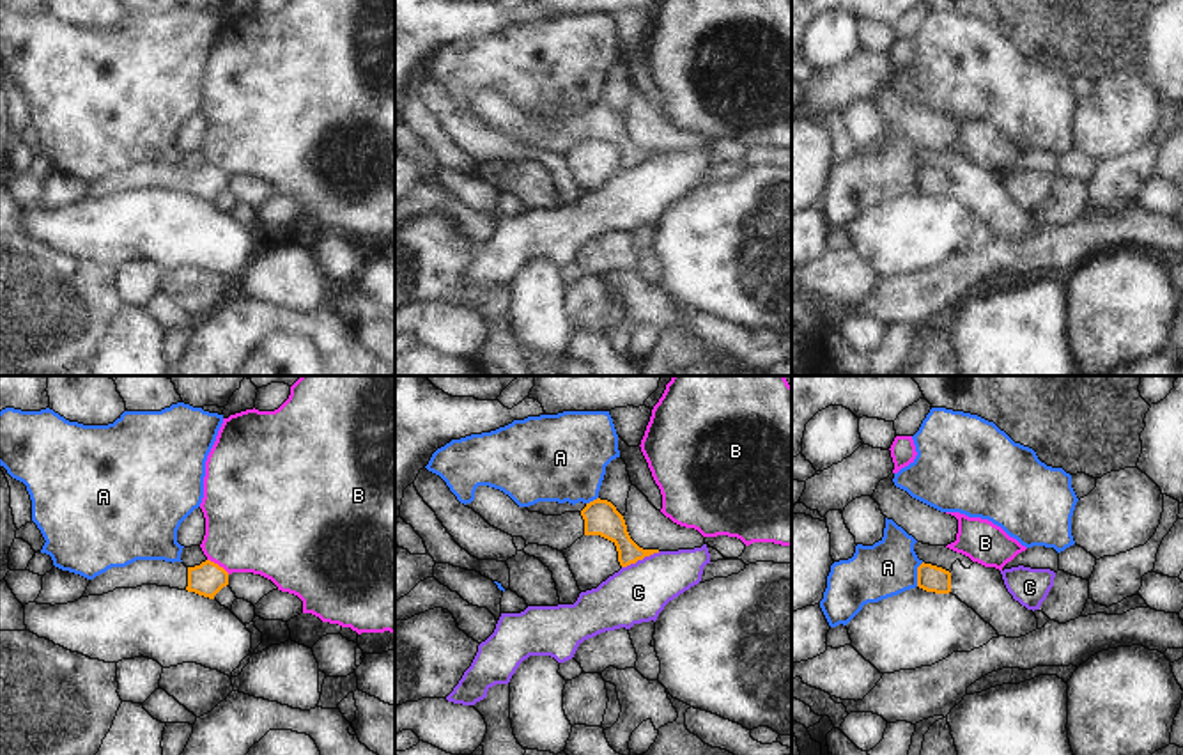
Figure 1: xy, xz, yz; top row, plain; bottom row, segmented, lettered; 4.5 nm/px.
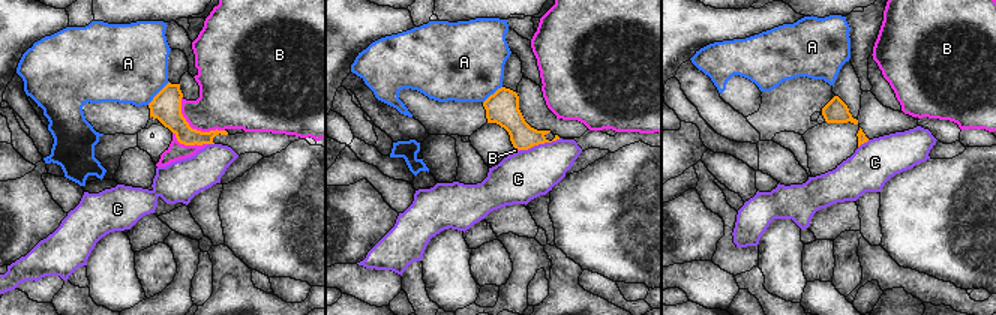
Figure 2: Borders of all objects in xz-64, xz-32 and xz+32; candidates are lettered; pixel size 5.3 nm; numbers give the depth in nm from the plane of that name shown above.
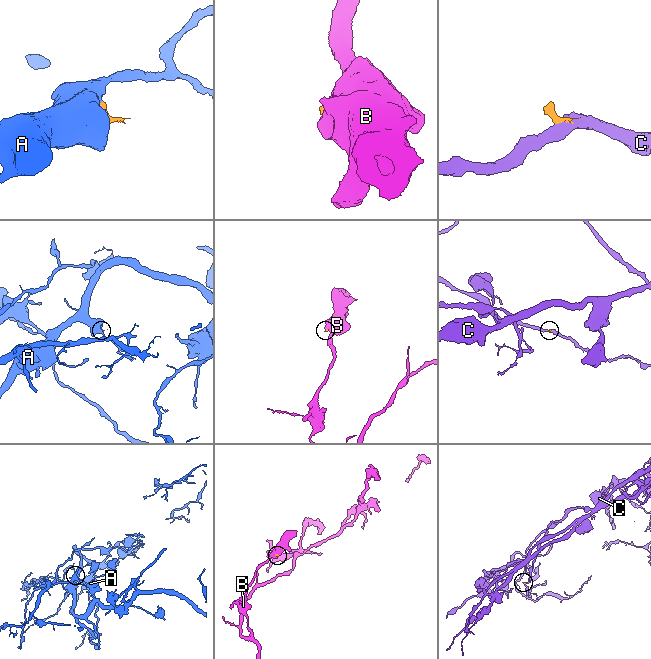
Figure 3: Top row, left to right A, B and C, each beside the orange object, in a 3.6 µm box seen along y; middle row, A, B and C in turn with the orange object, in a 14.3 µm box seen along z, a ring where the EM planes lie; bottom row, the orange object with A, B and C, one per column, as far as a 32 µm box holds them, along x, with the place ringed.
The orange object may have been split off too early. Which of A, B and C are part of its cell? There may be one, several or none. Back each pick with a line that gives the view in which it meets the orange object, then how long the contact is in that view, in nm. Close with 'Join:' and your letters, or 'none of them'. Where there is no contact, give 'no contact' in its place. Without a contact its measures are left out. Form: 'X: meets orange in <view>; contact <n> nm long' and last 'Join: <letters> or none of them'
Join: none of them

